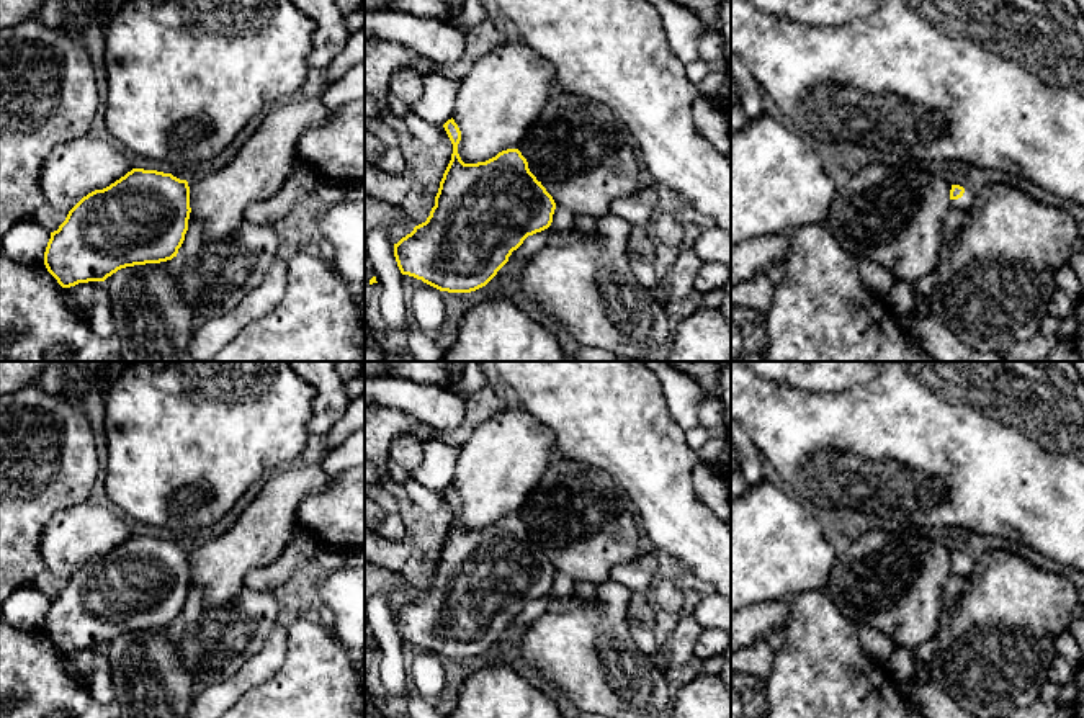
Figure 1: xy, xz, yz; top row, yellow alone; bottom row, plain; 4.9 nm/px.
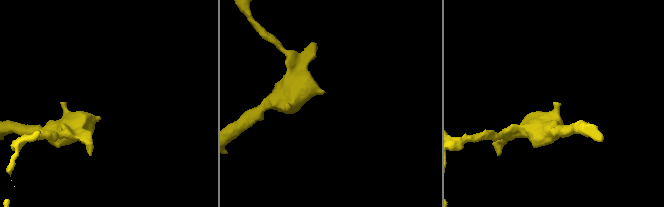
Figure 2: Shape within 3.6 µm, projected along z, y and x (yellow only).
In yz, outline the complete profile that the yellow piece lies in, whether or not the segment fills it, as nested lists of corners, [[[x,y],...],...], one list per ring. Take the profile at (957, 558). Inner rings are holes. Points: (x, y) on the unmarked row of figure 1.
[[[952,551],[950,571],[966,579],[973,572],[974,563],[976,561],[971,556],[960,551]]]

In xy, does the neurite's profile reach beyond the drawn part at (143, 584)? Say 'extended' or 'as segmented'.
as segmented

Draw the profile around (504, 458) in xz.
[[[523,407],[481,424],[459,447],[453,486],[461,497],[464,530],[518,515],[556,451],[554,432]]]

